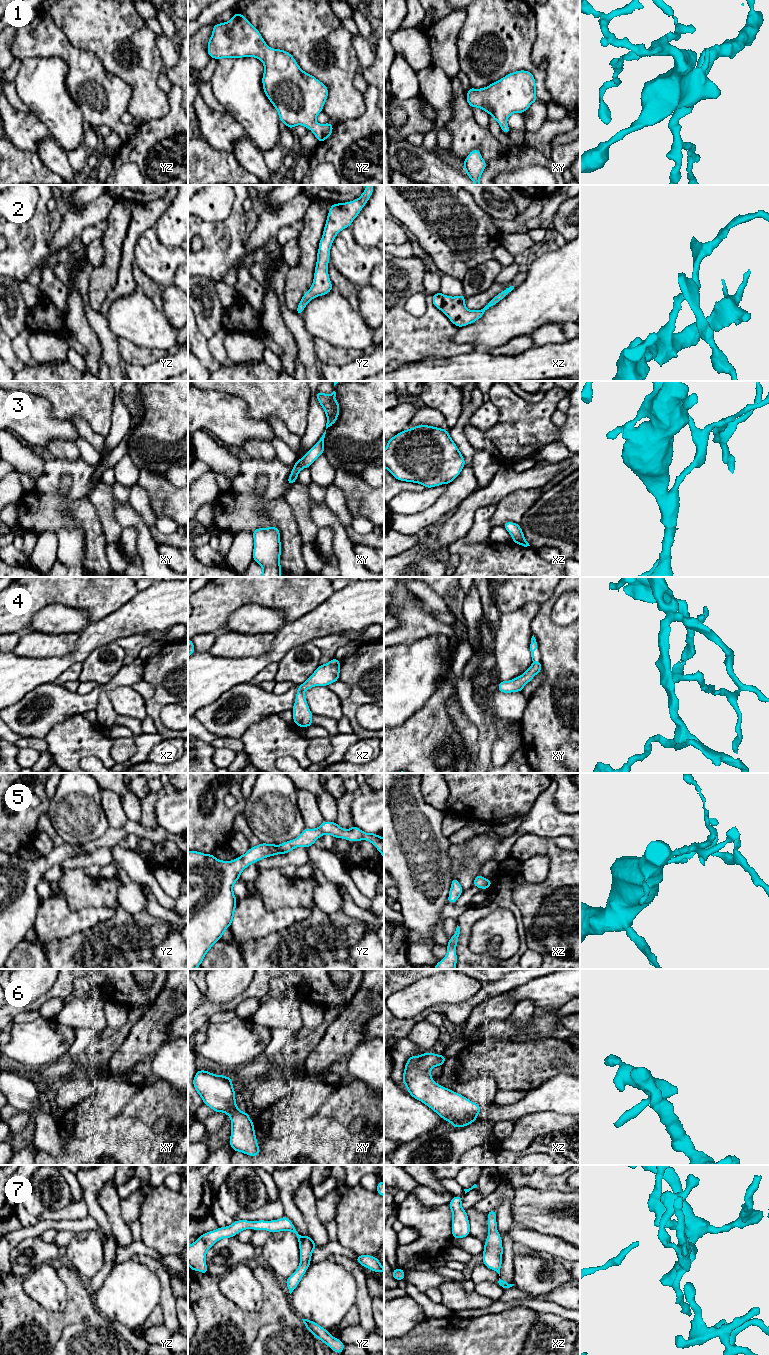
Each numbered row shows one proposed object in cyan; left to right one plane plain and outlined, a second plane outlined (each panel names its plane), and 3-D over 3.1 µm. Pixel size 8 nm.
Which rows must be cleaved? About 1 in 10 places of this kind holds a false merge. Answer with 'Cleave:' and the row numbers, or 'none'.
Cleave: none

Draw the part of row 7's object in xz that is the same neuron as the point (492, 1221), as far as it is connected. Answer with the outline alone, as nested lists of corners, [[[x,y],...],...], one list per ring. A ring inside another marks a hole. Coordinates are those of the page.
[[[490,1210],[488,1216],[488,1236],[484,1243],[483,1264],[494,1271],[500,1276],[502,1265],[503,1246],[502,1239],[497,1231],[496,1211]]]

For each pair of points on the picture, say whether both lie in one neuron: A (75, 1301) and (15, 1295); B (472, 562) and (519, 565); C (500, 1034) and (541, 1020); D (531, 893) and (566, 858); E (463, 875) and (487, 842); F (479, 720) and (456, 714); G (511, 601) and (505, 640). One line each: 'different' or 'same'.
A: same
B: same
C: same
D: same
E: same
F: different
G: different

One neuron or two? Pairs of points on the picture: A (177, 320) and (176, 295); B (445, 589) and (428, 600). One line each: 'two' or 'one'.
A: one
B: two

